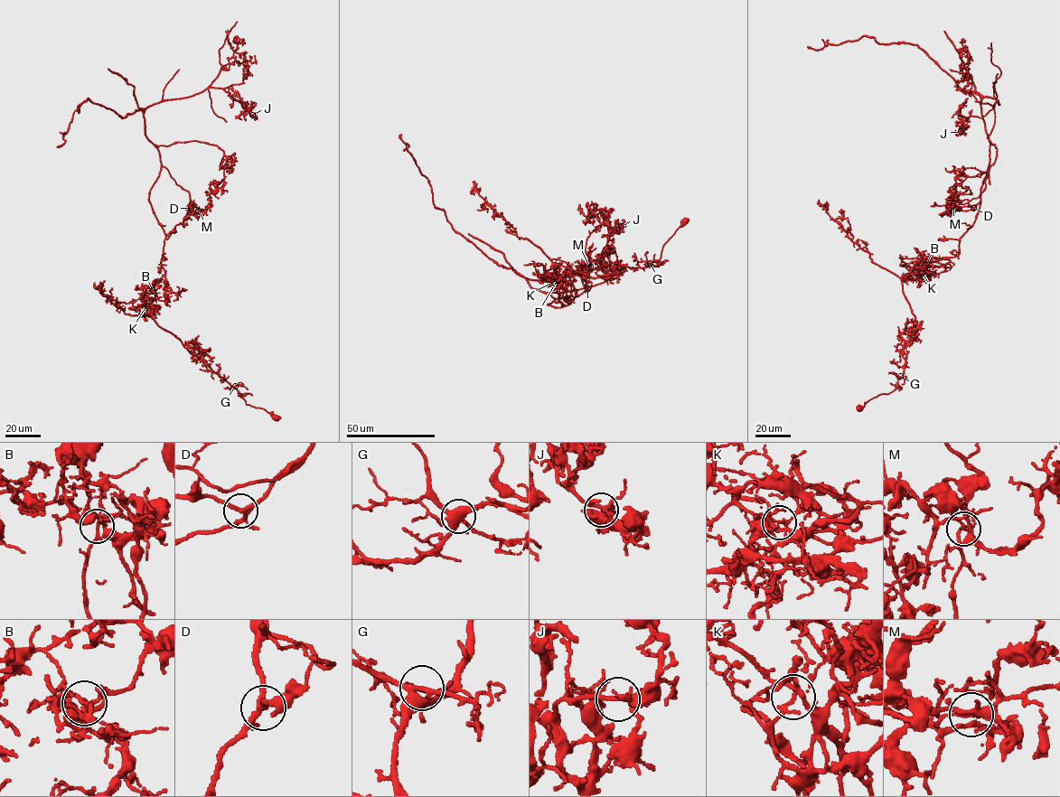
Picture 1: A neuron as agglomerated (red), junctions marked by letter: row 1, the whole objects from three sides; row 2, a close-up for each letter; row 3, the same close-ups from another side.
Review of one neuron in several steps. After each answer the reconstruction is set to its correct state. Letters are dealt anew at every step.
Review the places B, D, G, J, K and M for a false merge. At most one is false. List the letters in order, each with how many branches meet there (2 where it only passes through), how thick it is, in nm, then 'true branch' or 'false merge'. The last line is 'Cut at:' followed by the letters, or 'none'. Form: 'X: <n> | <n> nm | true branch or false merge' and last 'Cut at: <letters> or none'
B: 5 | 190 nm | true branch
D: 4 | 240 nm | true branch
G: 4 | 240 nm | true branch
J: 5 | 200 nm | true branch
K: 5 | 200 nm | false merge
M: 5 | 240 nm | true branch
Cut at: K

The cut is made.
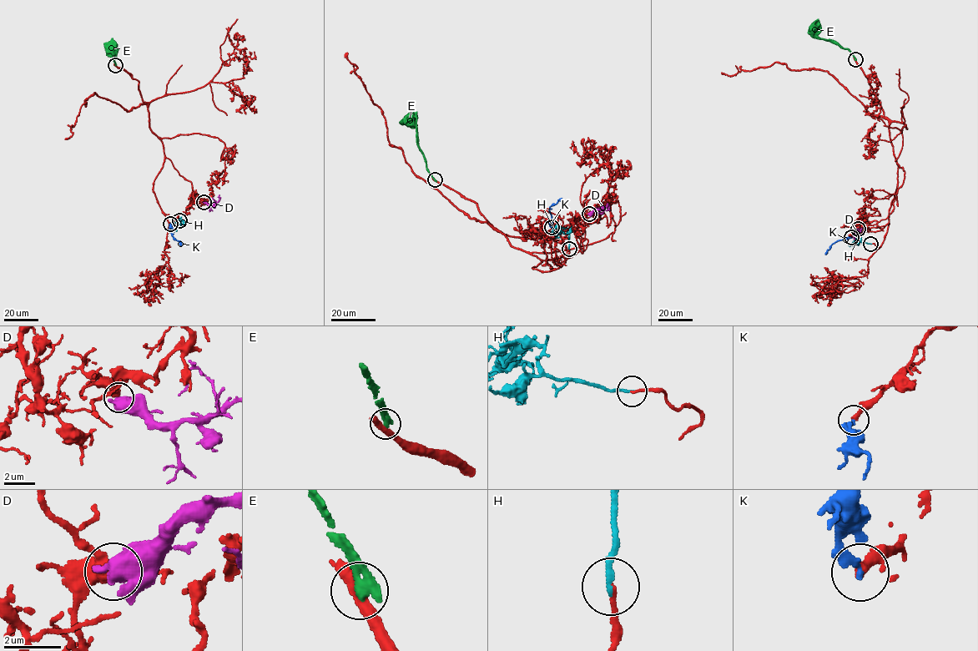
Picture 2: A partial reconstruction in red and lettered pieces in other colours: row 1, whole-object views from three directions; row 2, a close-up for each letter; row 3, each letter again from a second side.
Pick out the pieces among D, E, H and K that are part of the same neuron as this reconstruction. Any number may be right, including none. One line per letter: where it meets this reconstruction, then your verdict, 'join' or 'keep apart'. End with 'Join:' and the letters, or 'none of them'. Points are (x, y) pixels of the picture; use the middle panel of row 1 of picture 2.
D: (589, 214) | keep apart
E: (435, 179) | keep apart
H: (569, 249) | join
K: (552, 227) | keep apart
Join: H

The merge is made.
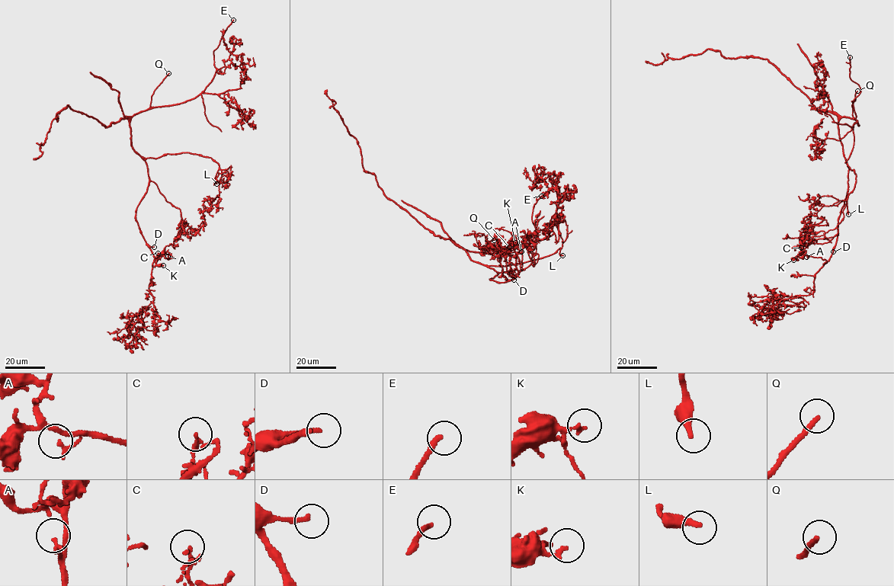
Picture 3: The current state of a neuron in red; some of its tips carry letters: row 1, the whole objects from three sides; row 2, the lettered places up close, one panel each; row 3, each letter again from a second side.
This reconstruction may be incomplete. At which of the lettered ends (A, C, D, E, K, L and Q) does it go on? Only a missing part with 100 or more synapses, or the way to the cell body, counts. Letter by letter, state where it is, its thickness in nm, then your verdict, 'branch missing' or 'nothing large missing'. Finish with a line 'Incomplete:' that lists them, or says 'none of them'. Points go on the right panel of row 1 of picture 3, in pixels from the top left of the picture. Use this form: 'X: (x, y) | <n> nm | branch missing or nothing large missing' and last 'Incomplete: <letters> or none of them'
A: (806, 257) | 170 nm | nothing large missing
C: (801, 248) | 170 nm | nothing large missing
D: (833, 251) | 180 nm | branch missing
E: (850, 57) | 200 nm | branch missing
K: (793, 260) | 170 nm | nothing large missing
L: (848, 214) | 340 nm | branch missing
Q: (857, 91) | 240 nm | branch missing
Incomplete: D, E, L, Q

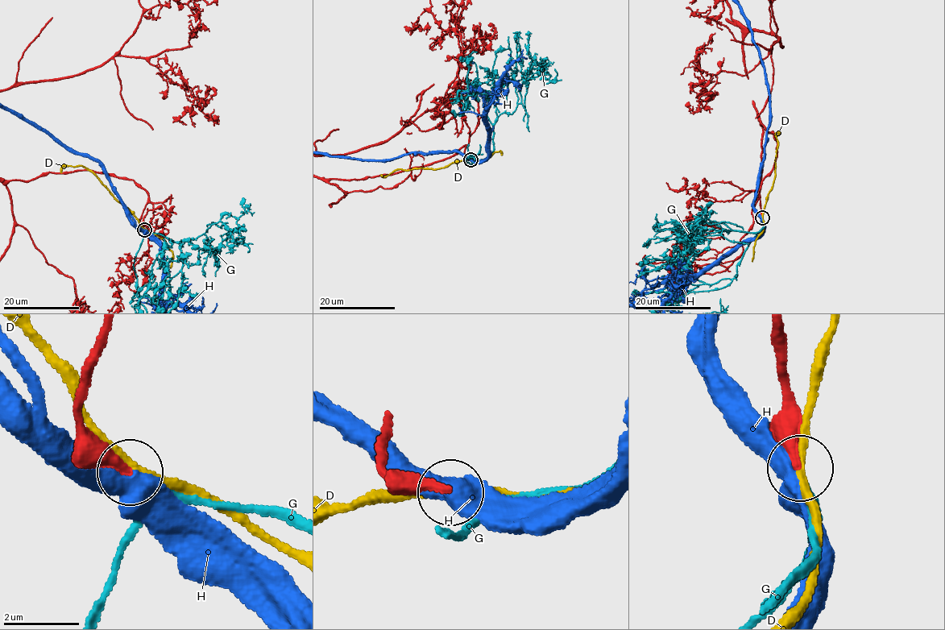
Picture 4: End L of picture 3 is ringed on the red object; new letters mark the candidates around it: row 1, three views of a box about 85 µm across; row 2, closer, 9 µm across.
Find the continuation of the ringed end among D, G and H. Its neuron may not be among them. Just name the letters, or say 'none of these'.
G

